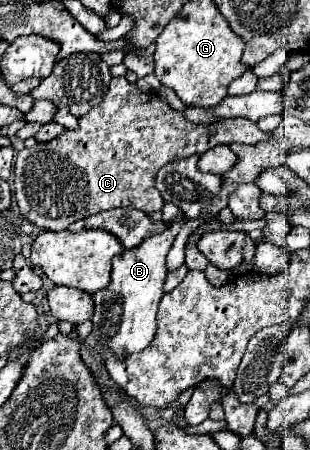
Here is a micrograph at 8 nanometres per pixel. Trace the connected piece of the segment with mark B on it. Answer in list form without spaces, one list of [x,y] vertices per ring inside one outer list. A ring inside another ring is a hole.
[[[182,217],[172,221],[164,233],[148,237],[136,249],[126,249],[122,257],[114,257],[110,285],[92,295],[96,305],[96,311],[92,317],[92,333],[84,339],[88,353],[100,365],[104,365],[104,357],[102,357],[104,351],[112,351],[114,357],[122,361],[152,343],[156,335],[156,309],[158,309],[160,297],[164,295],[162,283],[168,273],[164,261],[180,227],[182,227]]]

